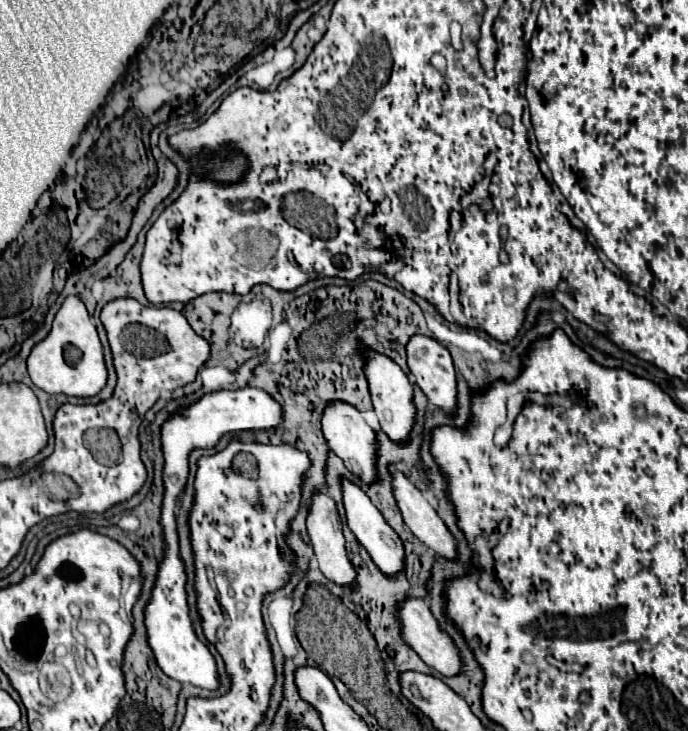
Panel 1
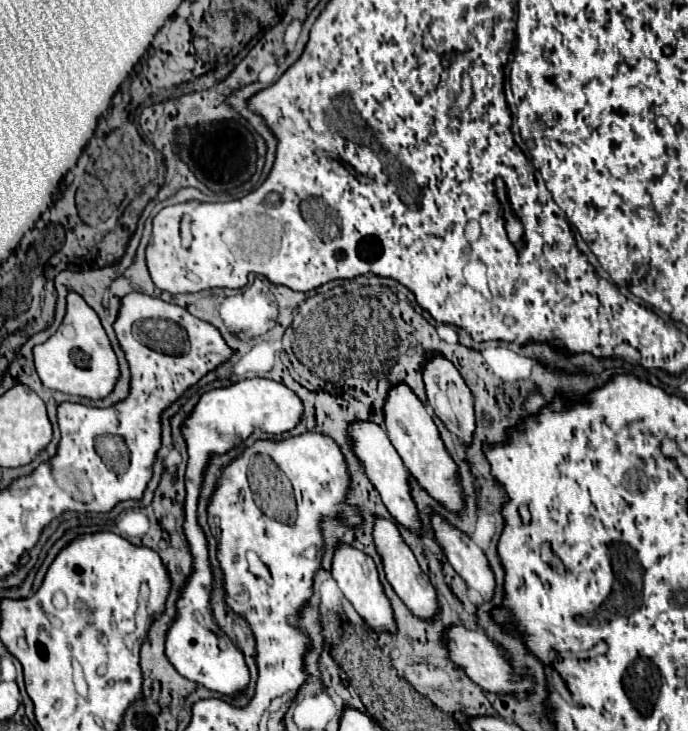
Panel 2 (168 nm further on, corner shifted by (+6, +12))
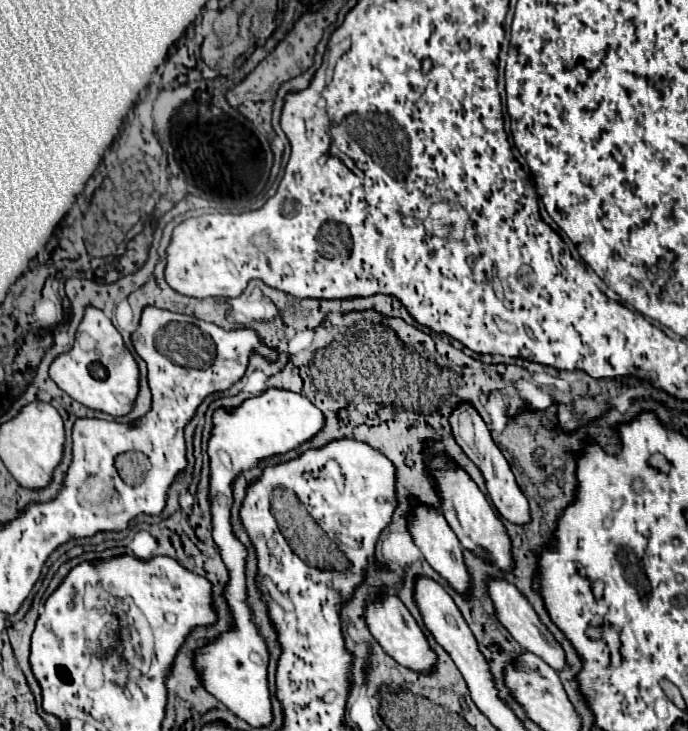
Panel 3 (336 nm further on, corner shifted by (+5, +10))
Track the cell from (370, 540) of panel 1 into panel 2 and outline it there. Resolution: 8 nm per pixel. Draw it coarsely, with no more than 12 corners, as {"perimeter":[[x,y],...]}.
{"perimeter":[[377,518],[373,536],[387,580],[431,622],[441,610],[429,576],[397,524]]}

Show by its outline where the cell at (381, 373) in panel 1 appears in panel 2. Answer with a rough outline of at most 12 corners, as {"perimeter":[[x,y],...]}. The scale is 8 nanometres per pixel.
{"perimeter":[[399,384],[385,428],[413,480],[443,508],[465,506],[457,464],[429,408]]}

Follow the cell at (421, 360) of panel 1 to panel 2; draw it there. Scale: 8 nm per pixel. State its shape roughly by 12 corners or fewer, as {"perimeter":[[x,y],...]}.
{"perimeter":[[433,356],[427,402],[465,446],[475,434],[473,394],[459,370]]}

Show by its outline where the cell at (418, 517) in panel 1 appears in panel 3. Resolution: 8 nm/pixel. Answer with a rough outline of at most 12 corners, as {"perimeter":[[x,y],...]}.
{"perimeter":[[490,576],[496,618],[554,670],[564,652],[514,584]]}

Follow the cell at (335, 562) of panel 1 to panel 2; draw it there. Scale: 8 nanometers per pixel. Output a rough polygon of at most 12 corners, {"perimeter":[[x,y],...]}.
{"perimeter":[[339,546],[333,578],[373,632],[397,634],[371,556]]}

